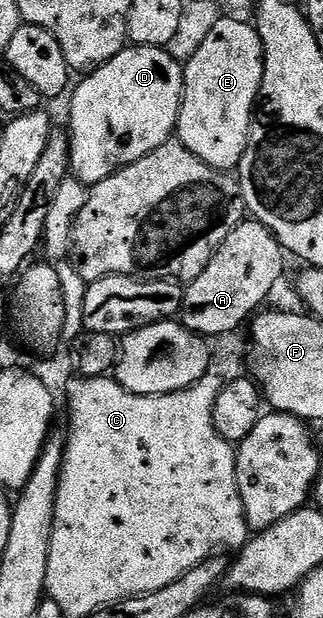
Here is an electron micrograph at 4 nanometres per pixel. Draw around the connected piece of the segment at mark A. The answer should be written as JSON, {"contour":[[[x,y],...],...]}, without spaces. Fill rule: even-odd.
{"contour":[[[251,218],[241,220],[238,227],[226,234],[226,242],[222,242],[214,258],[210,258],[206,270],[184,288],[184,327],[195,336],[205,338],[243,329],[244,319],[246,324],[283,278],[284,259],[284,247],[265,224]]]}

